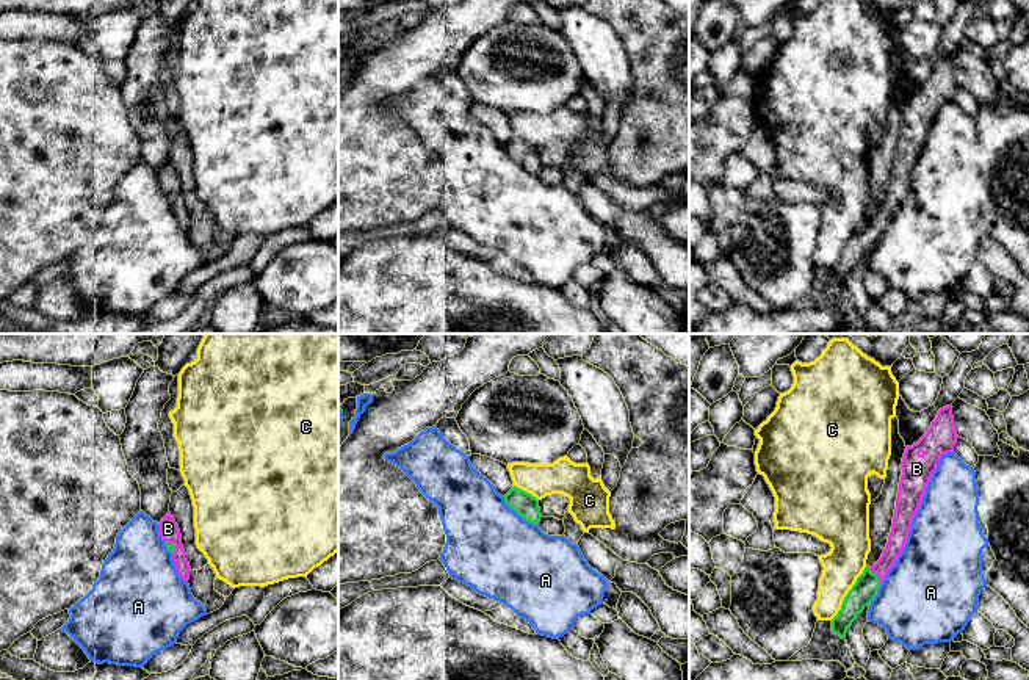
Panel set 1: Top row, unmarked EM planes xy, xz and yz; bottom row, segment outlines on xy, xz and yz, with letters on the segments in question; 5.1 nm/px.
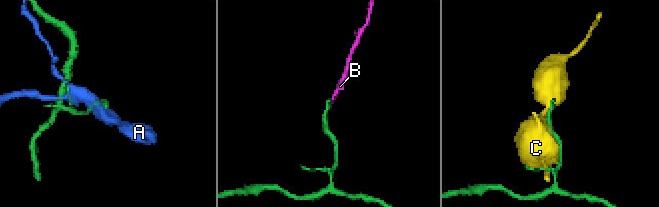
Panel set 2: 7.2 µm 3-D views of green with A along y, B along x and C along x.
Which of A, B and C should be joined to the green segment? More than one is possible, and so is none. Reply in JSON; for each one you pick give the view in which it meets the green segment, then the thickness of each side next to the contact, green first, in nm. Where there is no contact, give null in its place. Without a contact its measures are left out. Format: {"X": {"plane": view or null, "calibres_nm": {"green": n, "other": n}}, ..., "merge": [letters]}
{"B": {"plane": "yz", "calibres_nm": {"green": 120, "other": 100}}, "merge": ["B"]}

